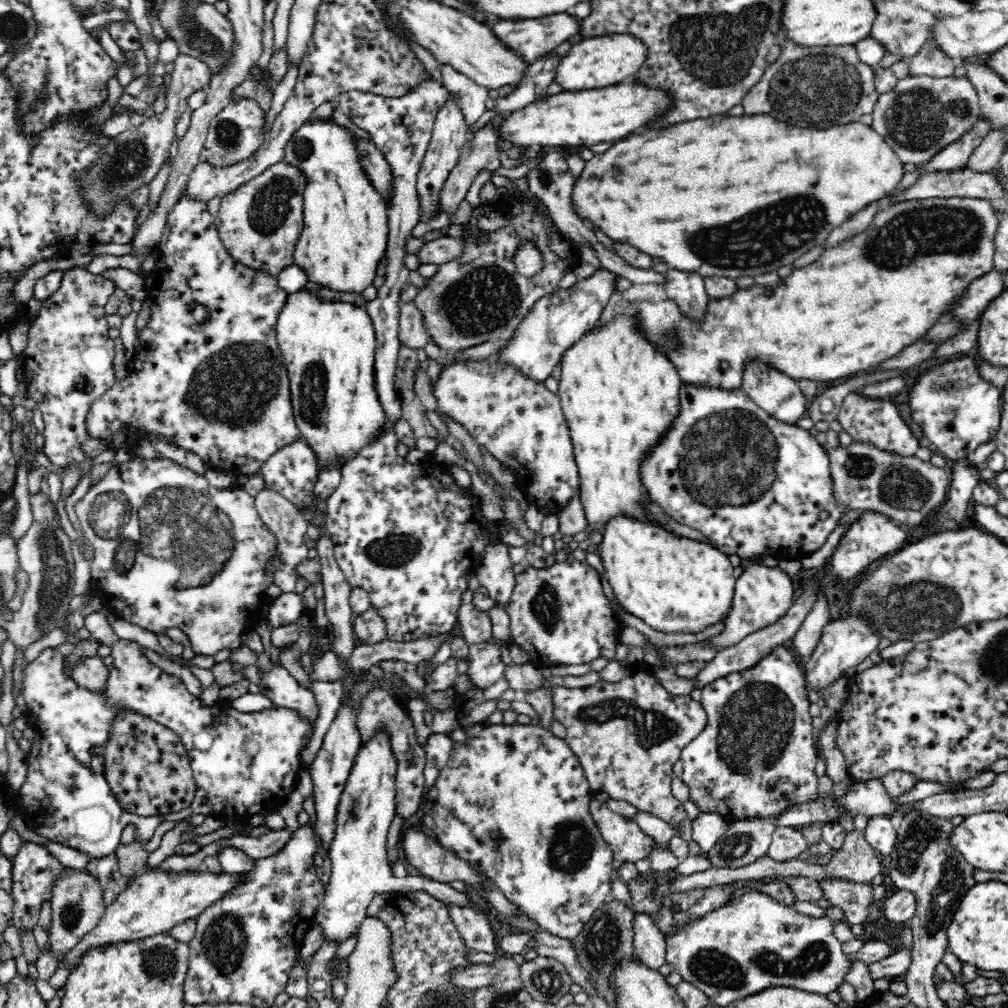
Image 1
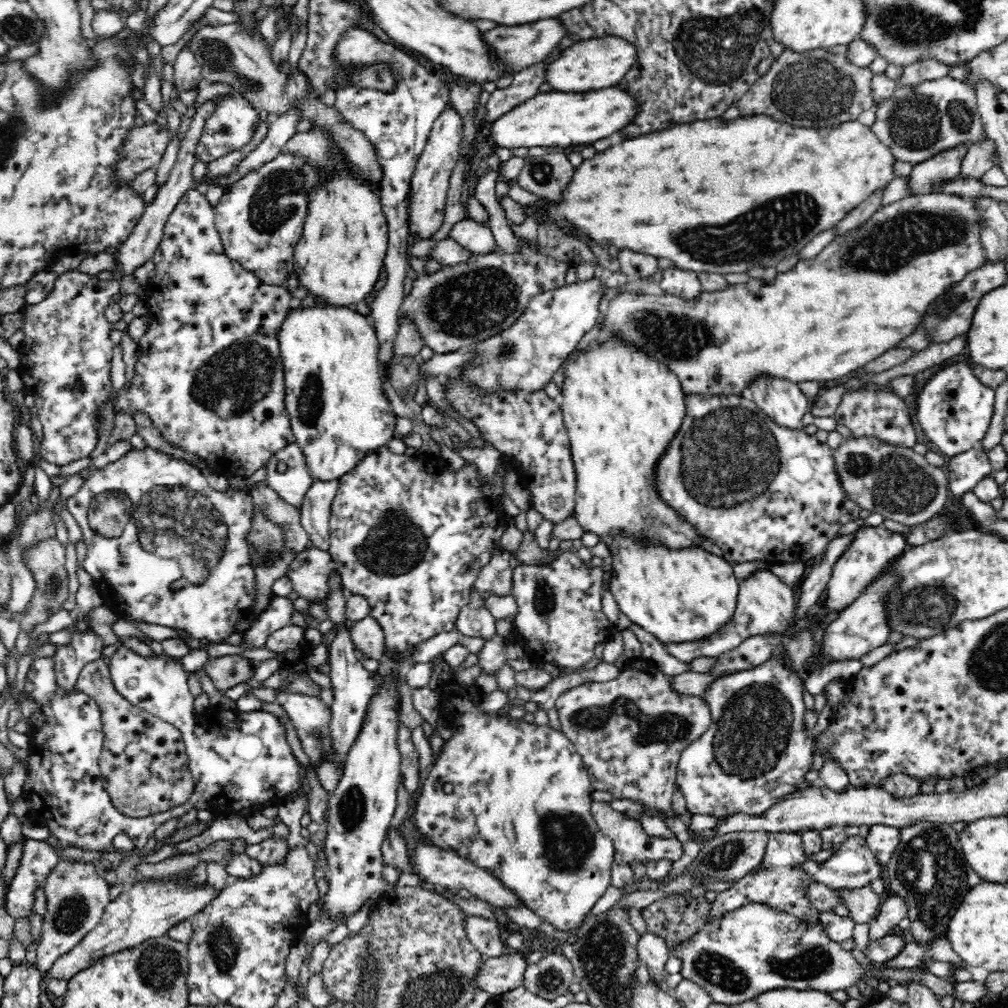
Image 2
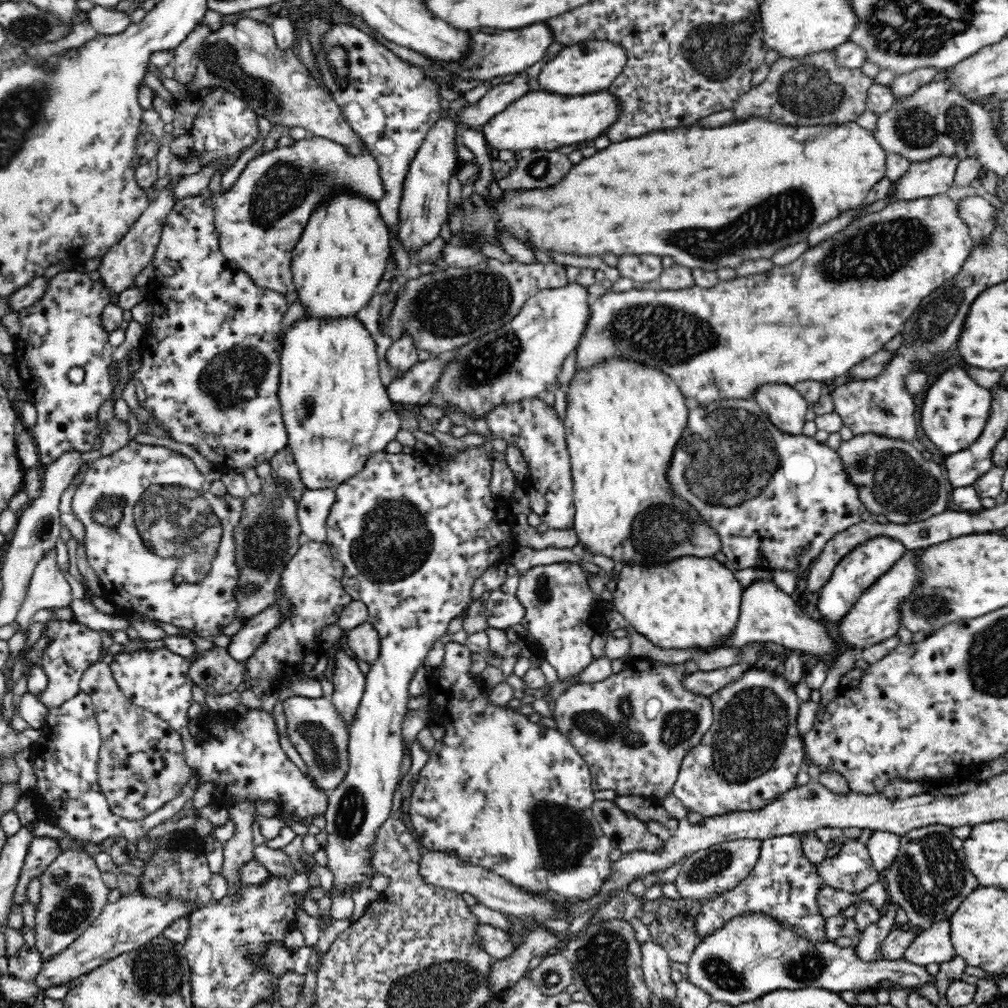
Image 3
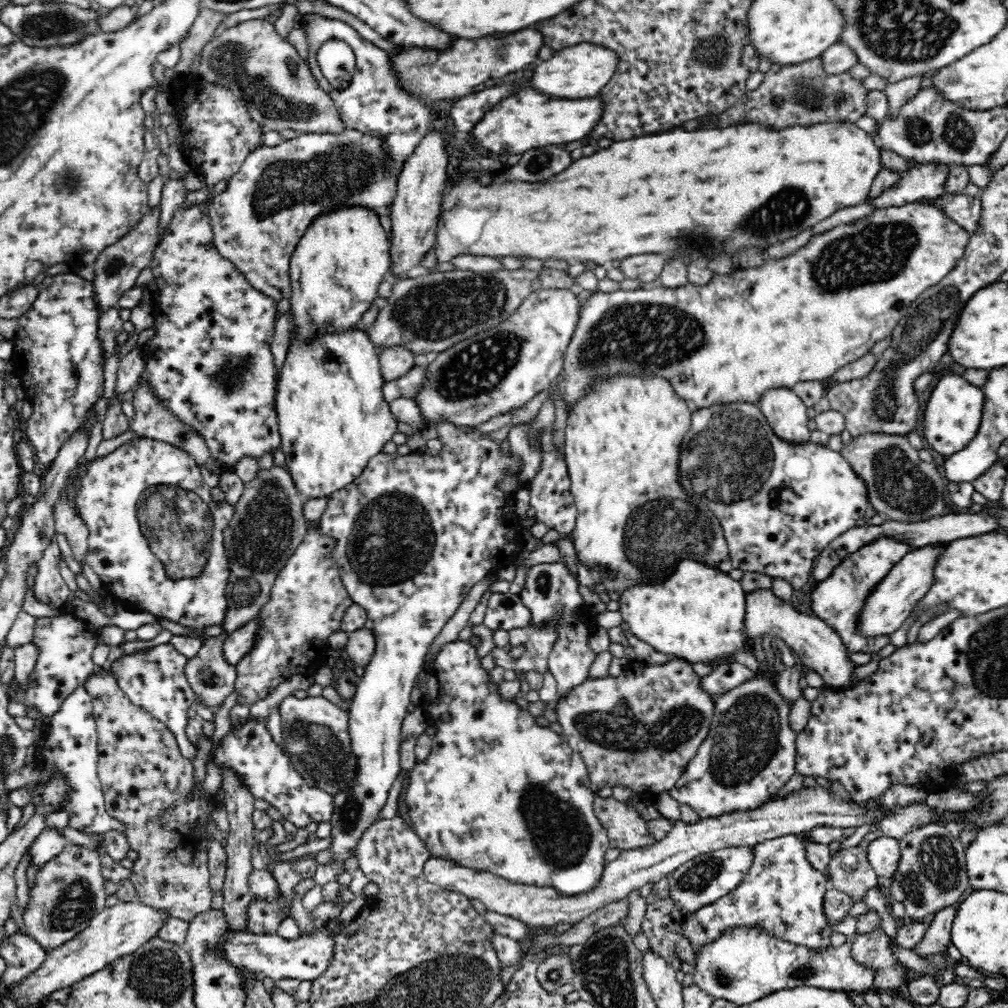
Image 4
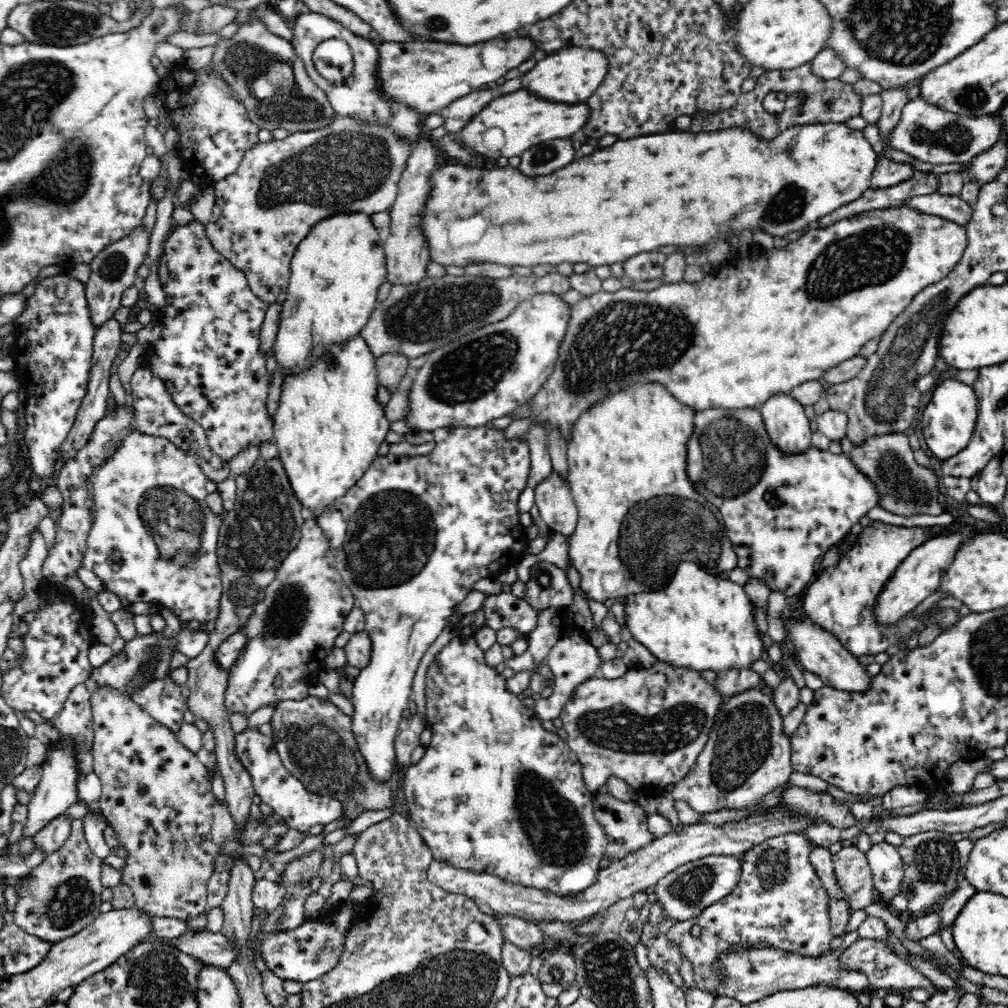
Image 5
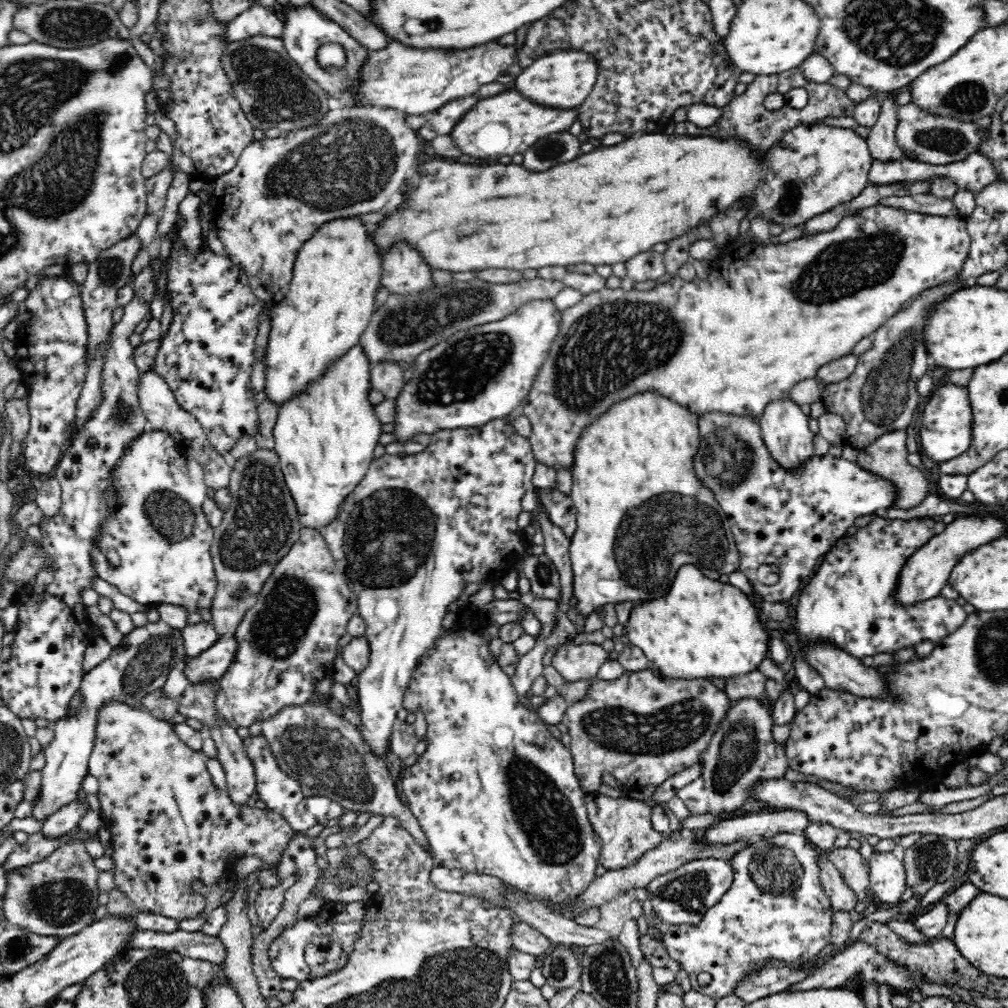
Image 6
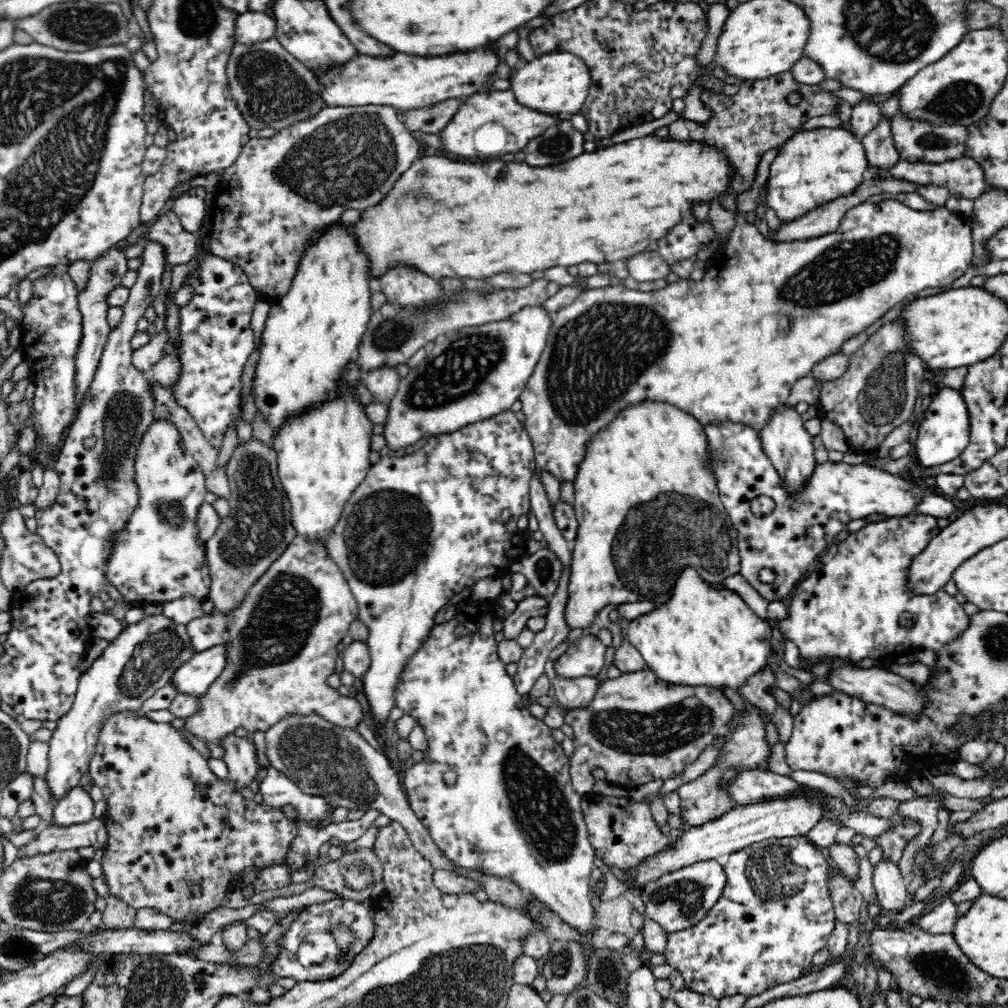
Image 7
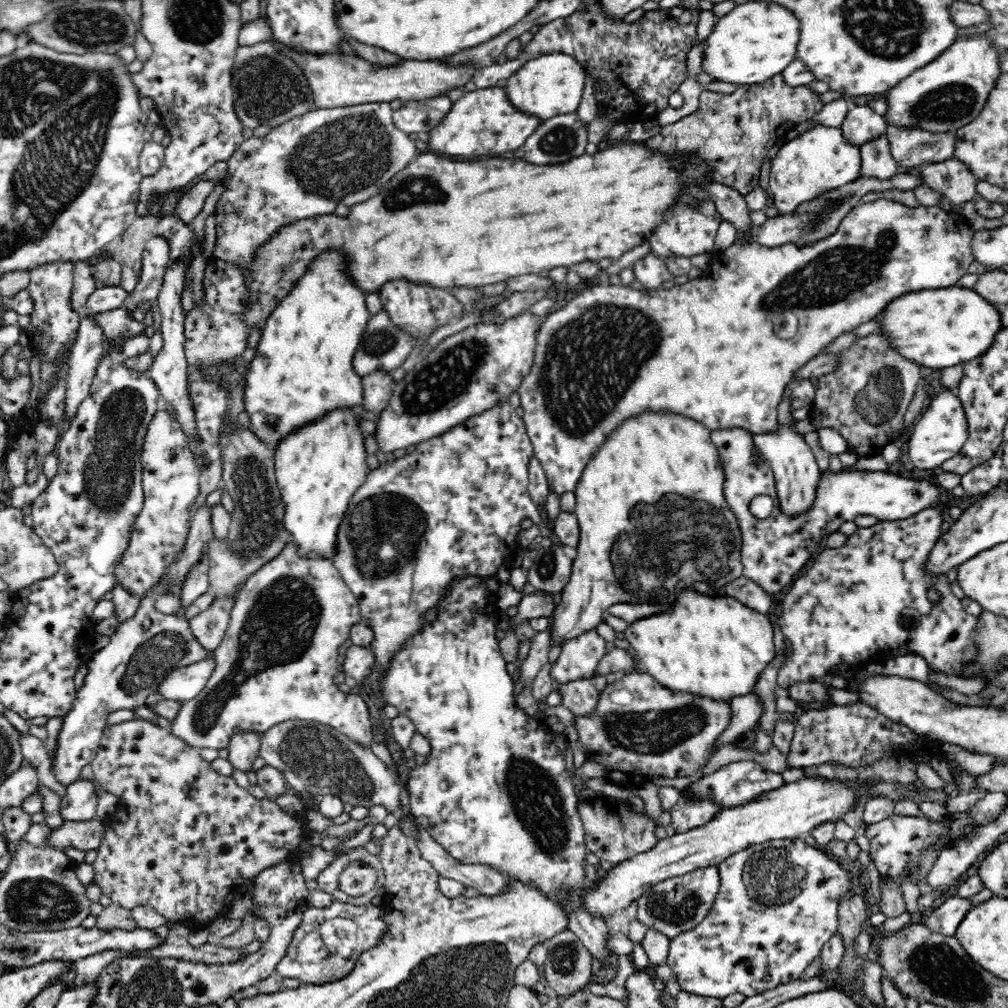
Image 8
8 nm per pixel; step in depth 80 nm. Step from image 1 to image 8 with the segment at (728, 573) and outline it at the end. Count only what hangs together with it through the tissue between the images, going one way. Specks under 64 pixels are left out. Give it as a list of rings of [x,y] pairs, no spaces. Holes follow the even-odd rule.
[[[686,592],[678,598],[672,610],[665,608],[660,614],[633,622],[623,633],[624,641],[630,644],[631,651],[642,662],[644,672],[663,688],[729,703],[734,698],[752,694],[760,674],[775,658],[773,630],[771,615],[760,614],[734,597],[722,593],[702,596],[696,592]]]

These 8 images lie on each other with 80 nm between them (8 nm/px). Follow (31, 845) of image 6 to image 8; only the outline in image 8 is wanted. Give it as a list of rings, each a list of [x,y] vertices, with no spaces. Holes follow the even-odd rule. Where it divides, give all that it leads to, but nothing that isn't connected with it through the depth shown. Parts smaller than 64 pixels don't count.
[[[98,818],[80,821],[66,821],[62,826],[52,829],[48,846],[78,848],[78,850],[97,850],[105,836],[105,825]]]

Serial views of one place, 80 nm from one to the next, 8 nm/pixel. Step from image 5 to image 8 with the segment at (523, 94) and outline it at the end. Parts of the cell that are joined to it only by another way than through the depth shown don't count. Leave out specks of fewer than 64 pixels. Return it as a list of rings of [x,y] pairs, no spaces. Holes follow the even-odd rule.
[[[492,86],[488,88],[466,89],[465,93],[452,101],[452,110],[446,112],[446,118],[440,120],[430,132],[428,132],[428,146],[434,152],[446,152],[454,156],[502,156],[504,152],[516,150],[524,144],[526,138],[536,130],[542,119],[522,111],[510,103],[504,87]],[[484,130],[496,132],[496,142],[492,148],[484,147],[480,134]]]

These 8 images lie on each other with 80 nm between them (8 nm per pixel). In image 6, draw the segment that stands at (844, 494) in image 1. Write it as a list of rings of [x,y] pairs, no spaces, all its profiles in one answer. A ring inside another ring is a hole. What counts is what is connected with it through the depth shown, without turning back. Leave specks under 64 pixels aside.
[[[906,428],[894,430],[883,434],[881,437],[872,446],[859,451],[857,463],[862,468],[896,484],[897,499],[893,506],[904,510],[906,508],[914,508],[928,494],[928,480],[924,478],[920,469],[916,469],[915,466],[910,465],[906,459],[906,456],[908,456],[908,452],[906,451]]]

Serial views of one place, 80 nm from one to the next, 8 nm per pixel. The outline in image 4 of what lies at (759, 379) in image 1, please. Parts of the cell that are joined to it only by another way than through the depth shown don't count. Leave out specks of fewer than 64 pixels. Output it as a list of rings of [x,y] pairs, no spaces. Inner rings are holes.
[[[792,389],[767,390],[762,395],[758,407],[777,438],[799,446],[810,442],[811,431],[808,429],[807,406]]]

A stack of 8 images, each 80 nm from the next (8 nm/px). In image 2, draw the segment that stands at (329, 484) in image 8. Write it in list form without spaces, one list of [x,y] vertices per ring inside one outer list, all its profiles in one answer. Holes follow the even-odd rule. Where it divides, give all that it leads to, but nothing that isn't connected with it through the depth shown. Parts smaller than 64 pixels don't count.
[[[292,307],[290,314],[286,315],[286,320],[282,323],[278,331],[279,349],[284,365],[284,406],[288,419],[290,419],[290,427],[294,433],[295,442],[302,453],[304,453],[304,461],[308,467],[308,475],[312,477],[312,483],[316,481],[333,481],[339,480],[341,476],[348,474],[354,470],[355,466],[372,451],[380,450],[382,446],[388,445],[390,440],[394,438],[394,430],[396,428],[396,420],[398,416],[392,411],[392,405],[388,401],[388,397],[382,389],[380,381],[380,364],[379,361],[379,340],[371,323],[371,319],[358,314],[354,309],[349,308],[306,308],[306,310],[297,310]]]

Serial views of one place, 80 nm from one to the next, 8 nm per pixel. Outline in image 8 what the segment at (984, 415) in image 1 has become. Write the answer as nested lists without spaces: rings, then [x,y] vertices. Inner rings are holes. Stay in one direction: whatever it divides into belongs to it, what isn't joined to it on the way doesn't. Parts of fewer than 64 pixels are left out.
[[[943,389],[931,397],[927,410],[921,414],[913,426],[908,442],[908,456],[910,462],[920,470],[930,470],[958,454],[965,446],[968,438],[968,423],[964,407],[956,395],[956,390]]]

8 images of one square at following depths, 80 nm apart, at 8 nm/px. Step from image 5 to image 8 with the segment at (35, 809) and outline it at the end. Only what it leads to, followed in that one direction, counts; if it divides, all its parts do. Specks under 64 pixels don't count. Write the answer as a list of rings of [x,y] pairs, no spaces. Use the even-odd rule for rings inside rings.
[[[200,505],[191,516],[182,552],[174,558],[174,562],[170,562],[162,578],[140,598],[134,615],[118,624],[116,632],[110,637],[110,643],[100,651],[90,652],[91,657],[87,662],[90,672],[74,699],[71,711],[65,715],[53,756],[53,773],[66,788],[80,779],[82,768],[90,764],[98,754],[99,742],[110,713],[117,710],[132,711],[144,706],[148,695],[155,692],[164,678],[174,670],[210,660],[210,656],[213,656],[213,652],[198,643],[189,620],[163,614],[154,606],[160,596],[168,593],[174,585],[184,582],[192,564],[200,558],[204,542],[210,538],[213,538],[211,514],[204,505]]]

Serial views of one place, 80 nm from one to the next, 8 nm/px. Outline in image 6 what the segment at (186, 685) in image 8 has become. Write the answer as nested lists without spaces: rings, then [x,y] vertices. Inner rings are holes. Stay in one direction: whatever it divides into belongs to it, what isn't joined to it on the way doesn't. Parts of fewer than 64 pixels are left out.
[[[229,635],[199,656],[188,657],[184,662],[183,671],[189,683],[188,686],[218,682],[235,660],[237,647],[237,640]]]

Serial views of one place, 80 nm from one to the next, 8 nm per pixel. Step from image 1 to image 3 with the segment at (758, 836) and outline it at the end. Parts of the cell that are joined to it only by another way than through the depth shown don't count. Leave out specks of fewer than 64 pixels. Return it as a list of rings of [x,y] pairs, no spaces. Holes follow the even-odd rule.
[[[752,839],[733,840],[709,846],[691,854],[680,866],[677,877],[673,881],[680,898],[696,903],[704,902],[720,896],[736,888],[752,872],[760,854],[762,841]]]

